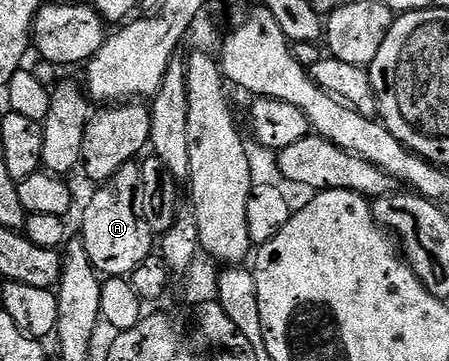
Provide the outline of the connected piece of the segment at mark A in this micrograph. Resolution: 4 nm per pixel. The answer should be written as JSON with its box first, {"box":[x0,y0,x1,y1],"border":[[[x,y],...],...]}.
{"box":[84,163,154,278],"border":[[[133,163],[124,165],[108,181],[99,186],[100,189],[88,201],[84,209],[84,250],[90,259],[90,263],[96,268],[97,273],[105,278],[123,277],[127,278],[154,253],[154,234],[150,223],[144,221],[144,215],[140,207],[140,171],[141,166]]]}

